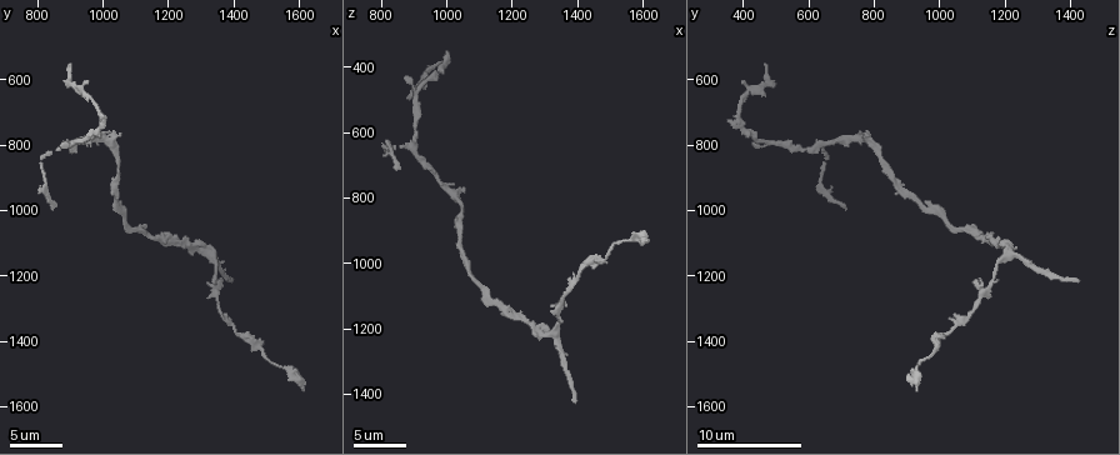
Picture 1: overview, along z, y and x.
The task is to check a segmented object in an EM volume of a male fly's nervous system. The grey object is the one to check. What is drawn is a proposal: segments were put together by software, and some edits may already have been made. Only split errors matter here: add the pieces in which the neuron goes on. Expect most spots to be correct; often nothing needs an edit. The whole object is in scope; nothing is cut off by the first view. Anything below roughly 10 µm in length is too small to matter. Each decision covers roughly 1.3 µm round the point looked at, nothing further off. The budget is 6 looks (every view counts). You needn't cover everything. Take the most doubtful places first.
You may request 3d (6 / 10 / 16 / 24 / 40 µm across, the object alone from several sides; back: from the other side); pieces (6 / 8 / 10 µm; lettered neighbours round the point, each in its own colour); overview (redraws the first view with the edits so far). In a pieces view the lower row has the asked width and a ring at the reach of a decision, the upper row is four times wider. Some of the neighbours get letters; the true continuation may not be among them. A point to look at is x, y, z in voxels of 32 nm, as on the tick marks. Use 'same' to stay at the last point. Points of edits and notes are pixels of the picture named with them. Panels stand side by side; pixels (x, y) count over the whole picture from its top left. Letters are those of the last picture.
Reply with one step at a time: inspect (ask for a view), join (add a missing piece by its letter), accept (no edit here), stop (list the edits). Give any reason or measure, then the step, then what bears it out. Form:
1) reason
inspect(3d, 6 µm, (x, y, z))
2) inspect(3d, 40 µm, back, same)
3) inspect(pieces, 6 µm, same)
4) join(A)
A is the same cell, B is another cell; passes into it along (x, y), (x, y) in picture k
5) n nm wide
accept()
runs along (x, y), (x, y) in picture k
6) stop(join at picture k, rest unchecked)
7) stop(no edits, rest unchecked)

an open end
inspect(pieces, 6 µm, (1390, 1220, 1420))

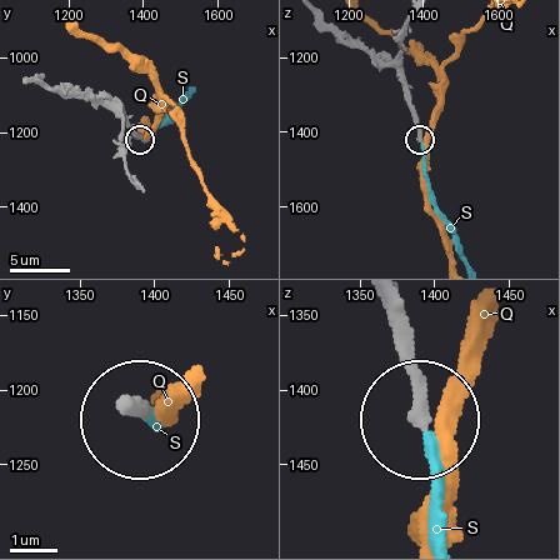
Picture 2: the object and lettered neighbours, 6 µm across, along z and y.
join(S)
S is the same cell, Q is another cell; passes into it along (386, 306), (434, 483), (434, 530) in picture 2; the neuron continues

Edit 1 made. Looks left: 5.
inspect(overview)

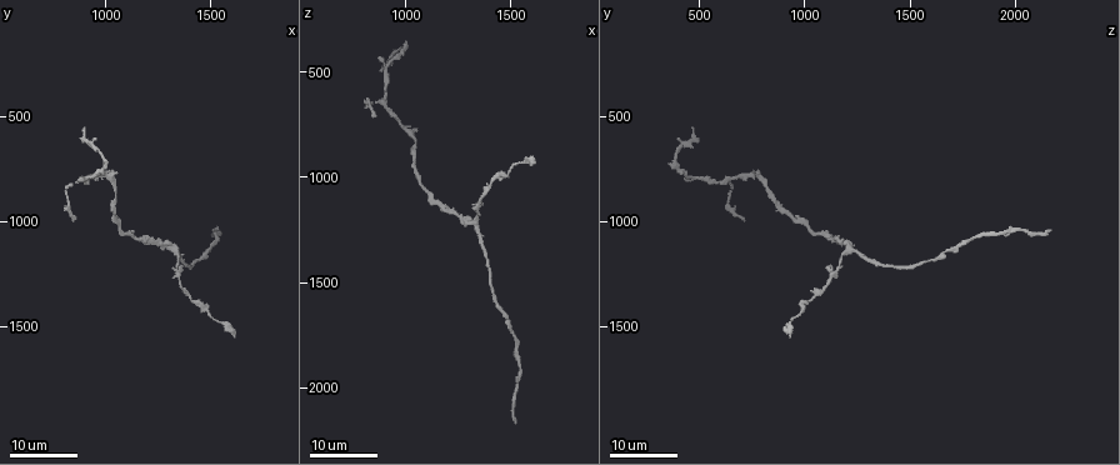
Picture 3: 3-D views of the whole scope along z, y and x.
end of a long branch
inspect(3d, 24 µm, (1520, 1040, 2160))

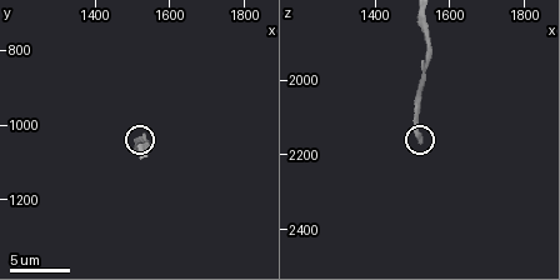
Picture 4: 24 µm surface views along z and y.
inspect(pieces, 10 µm, same)

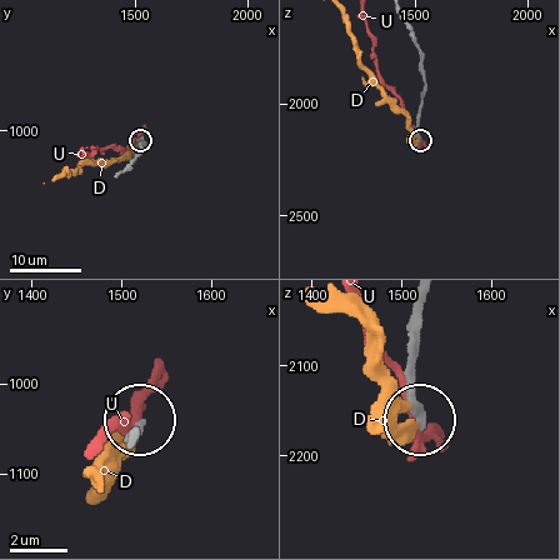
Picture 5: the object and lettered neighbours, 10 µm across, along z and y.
accept()
D and U are other cells; runs along (421, 303), (413, 339), (418, 415) in picture 5; none of them fits

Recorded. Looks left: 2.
free end
inspect(3d, 10 µm, (840, 1000, 710))

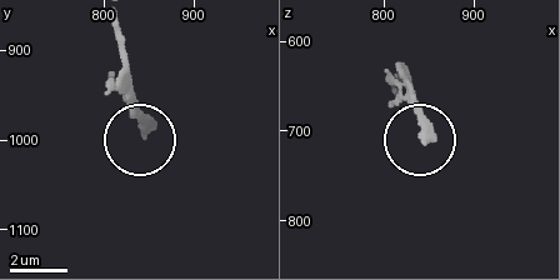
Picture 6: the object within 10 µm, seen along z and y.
see the neighbours
inspect(pieces, 10 µm, (845, 995, 710))

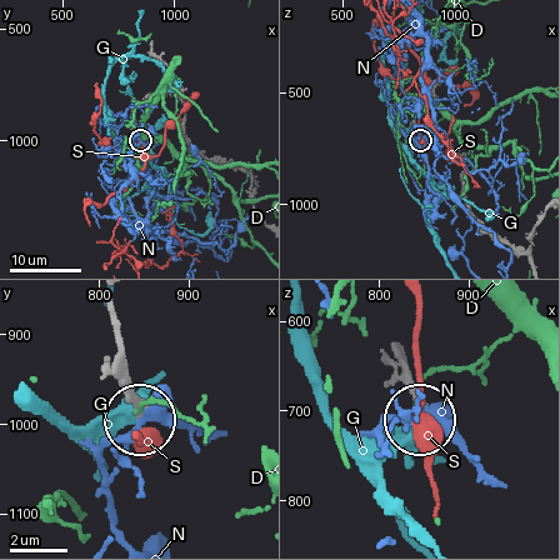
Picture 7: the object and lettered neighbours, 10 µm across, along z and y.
300 nm wide
accept()
D, G, N and S are other cells; runs along (106, 304), (140, 416) in picture 7; no lettered piece goes on from it

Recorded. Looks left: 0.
stop(join at picture 2, rest unchecked)

